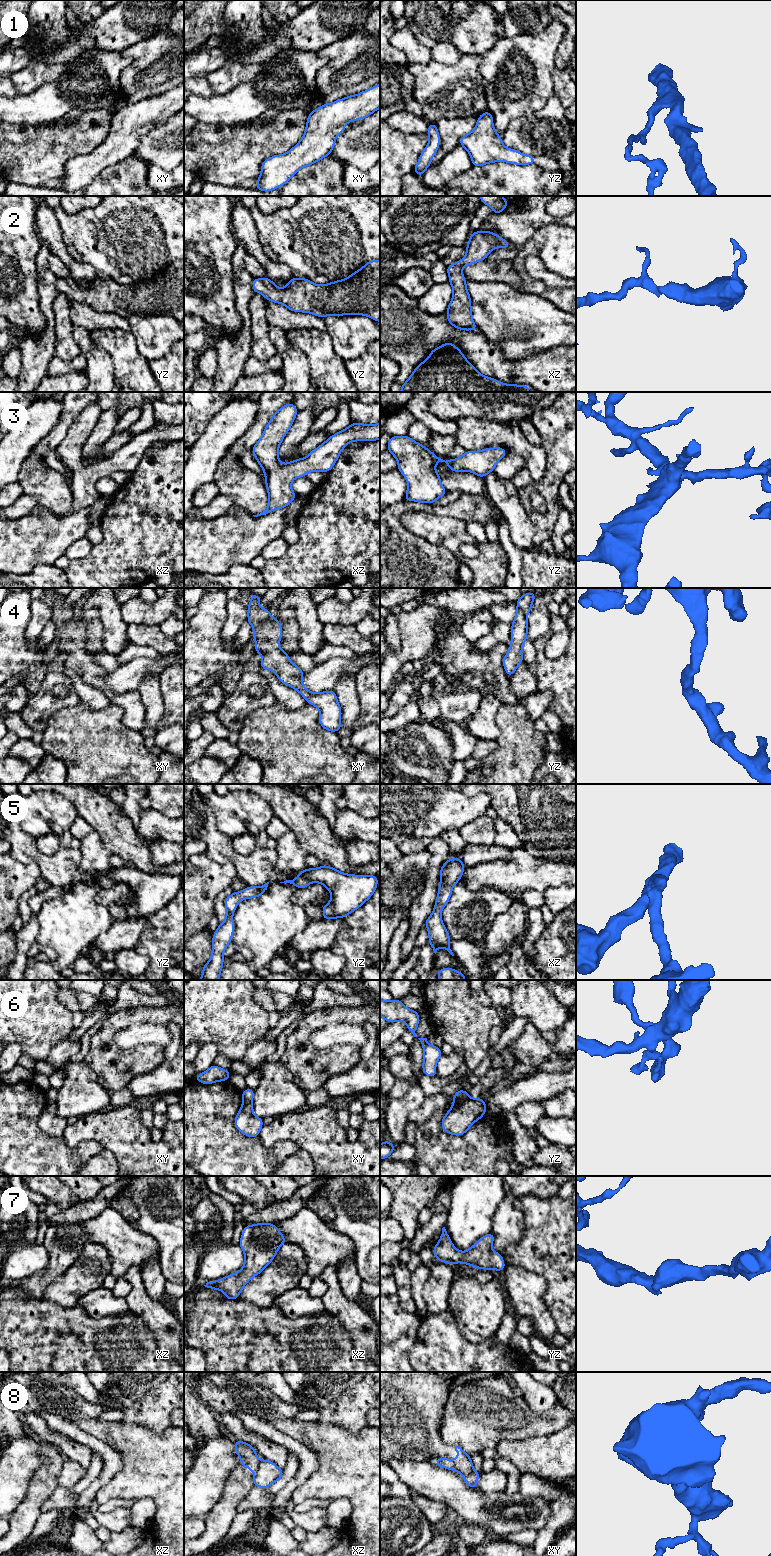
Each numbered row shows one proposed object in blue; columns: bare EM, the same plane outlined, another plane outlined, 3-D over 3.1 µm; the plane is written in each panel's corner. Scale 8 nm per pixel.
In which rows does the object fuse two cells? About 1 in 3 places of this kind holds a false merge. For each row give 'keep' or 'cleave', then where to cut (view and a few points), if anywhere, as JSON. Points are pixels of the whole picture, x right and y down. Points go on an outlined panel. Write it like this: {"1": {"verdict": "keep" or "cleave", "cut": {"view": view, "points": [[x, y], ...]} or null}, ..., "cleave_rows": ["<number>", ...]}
{"1": {"verdict": "keep", "cut": null}, "2": {"verdict": "keep", "cut": null}, "3": {"verdict": "keep", "cut": null}, "4": {"verdict": "keep", "cut": null}, "5": {"verdict": "keep", "cut": null}, "6": {"verdict": "cleave", "cut": {"view": "yz", "points": [[469, 1097], [455, 1103]]}}, "7": {"verdict": "keep", "cut": null}, "8": {"verdict": "cleave", "cut": {"view": "xz", "points": [[260, 1461], [255, 1472]]}}, "cleave_rows": ["6", "8"]}

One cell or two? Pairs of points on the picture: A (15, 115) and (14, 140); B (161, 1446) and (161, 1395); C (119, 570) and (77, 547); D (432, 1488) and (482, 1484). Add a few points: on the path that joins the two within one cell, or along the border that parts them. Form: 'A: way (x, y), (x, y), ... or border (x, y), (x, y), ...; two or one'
A: border (39, 123), (10, 124); two
B: border (139, 1424), (157, 1433), (164, 1432), (171, 1425); two
C: border (93, 545), (85, 556), (71, 560); two
D: border (476, 1488), (487, 1493), (500, 1492); two

